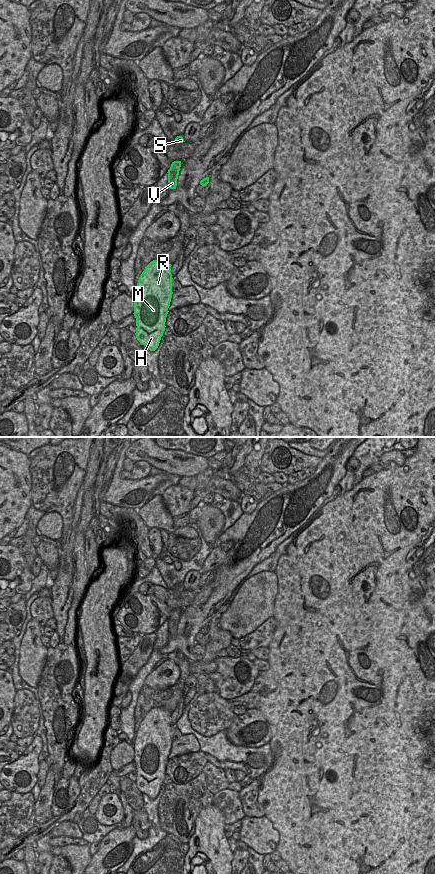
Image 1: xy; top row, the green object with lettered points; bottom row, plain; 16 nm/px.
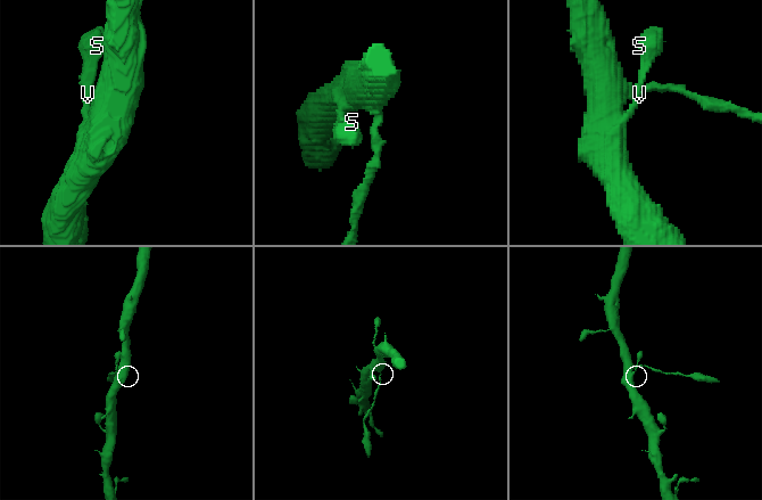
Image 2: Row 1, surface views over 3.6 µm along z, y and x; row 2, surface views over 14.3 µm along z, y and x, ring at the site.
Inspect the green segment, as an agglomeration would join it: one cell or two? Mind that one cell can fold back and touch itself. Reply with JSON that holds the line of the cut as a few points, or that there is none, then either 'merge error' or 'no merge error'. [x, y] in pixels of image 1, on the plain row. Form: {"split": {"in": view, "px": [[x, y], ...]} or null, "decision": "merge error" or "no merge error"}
{"split": null, "decision": "no merge error"}

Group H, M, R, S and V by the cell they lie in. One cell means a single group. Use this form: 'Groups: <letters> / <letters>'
Groups: H M R S V

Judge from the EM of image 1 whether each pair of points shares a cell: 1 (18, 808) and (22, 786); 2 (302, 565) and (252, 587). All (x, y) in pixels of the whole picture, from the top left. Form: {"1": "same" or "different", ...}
{"1": "different", "2": "different"}

